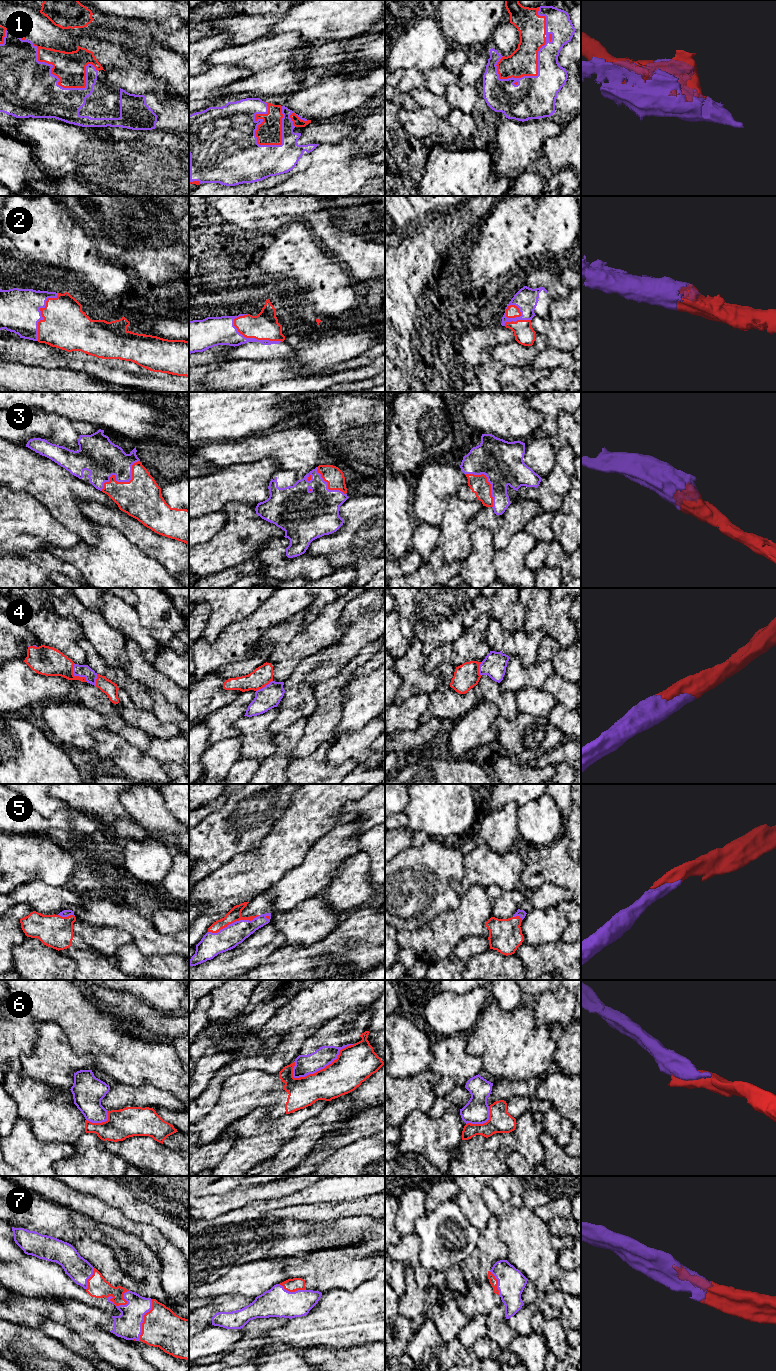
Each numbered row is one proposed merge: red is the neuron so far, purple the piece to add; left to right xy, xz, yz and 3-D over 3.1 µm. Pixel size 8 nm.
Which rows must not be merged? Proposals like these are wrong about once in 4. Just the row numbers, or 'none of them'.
6

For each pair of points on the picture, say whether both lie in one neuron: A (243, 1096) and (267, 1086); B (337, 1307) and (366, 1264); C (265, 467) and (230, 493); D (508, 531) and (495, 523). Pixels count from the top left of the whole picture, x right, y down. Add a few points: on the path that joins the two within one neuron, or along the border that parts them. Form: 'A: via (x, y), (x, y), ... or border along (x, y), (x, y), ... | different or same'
A: via (249, 1090), (253, 1086), (261, 1086) | same
B: border along (369, 1280), (351, 1290), (330, 1288), (324, 1291) | different
C: via (256, 476), (249, 483), (239, 484) | same
D: via (505, 528), (498, 524) | same

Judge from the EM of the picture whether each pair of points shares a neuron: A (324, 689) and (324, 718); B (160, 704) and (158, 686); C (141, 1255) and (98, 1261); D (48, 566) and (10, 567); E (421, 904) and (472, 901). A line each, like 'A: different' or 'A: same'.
A: same
B: different
C: same
D: same
E: different

